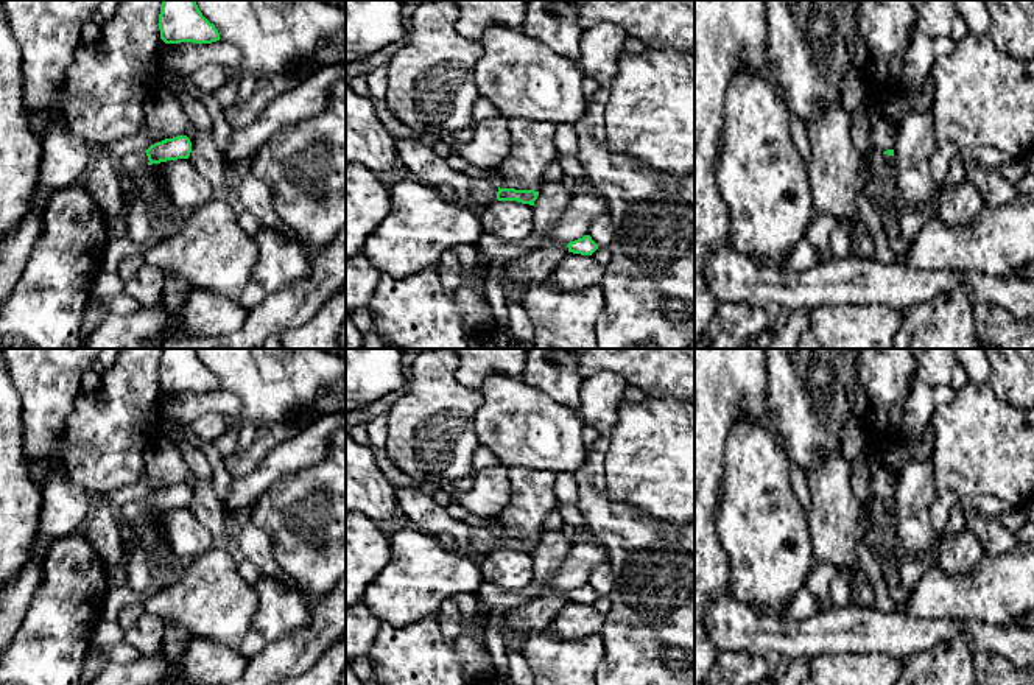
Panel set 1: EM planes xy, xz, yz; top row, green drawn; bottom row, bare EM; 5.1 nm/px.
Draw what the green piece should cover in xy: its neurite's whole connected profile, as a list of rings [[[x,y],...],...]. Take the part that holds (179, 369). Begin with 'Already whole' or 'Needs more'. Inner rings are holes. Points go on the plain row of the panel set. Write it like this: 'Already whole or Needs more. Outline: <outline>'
Already whole. Outline: [[[164,349],[159,378],[165,392],[212,392],[220,389],[218,378],[202,364],[196,349]]]

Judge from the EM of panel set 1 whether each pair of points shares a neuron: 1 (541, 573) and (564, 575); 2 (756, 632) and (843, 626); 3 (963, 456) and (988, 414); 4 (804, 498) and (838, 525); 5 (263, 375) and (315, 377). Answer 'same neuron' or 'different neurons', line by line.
1: different neurons
2: same neuron
3: same neuron
4: different neurons
5: same neuron

